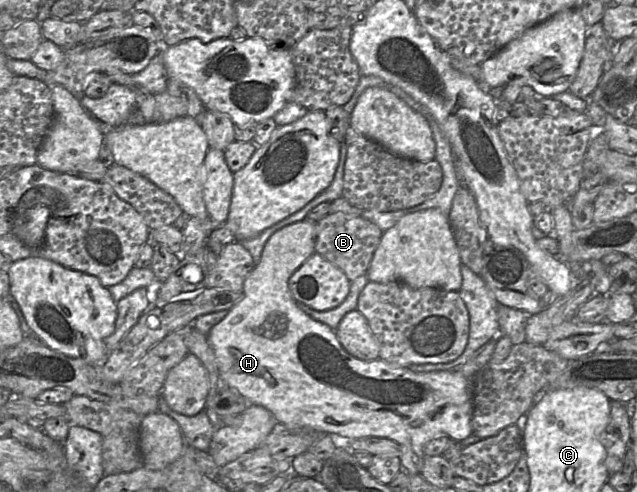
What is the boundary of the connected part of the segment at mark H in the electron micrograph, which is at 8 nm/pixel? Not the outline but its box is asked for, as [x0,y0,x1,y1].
[206,218,473,475]

